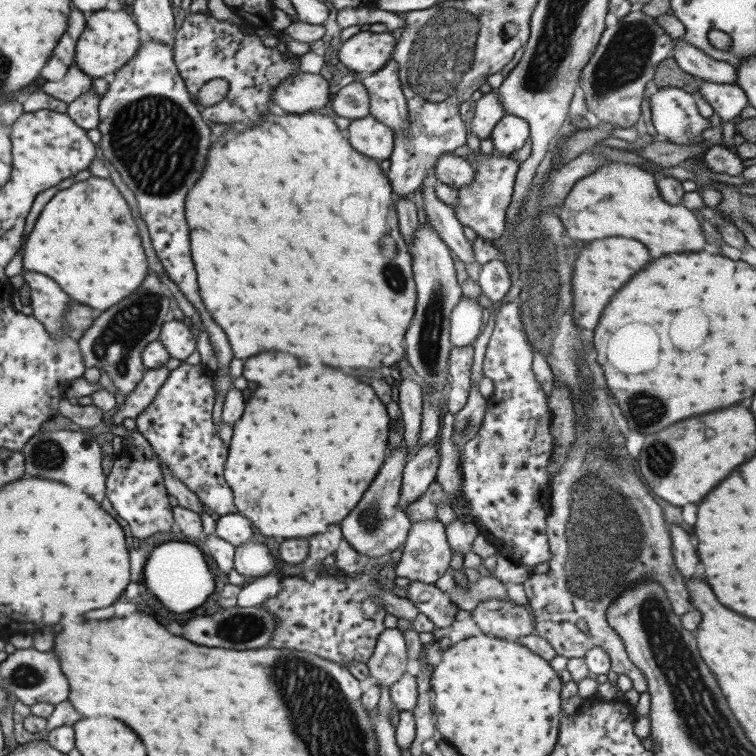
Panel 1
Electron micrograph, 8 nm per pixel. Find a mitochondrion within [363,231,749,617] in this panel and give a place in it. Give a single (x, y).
(603, 538)

